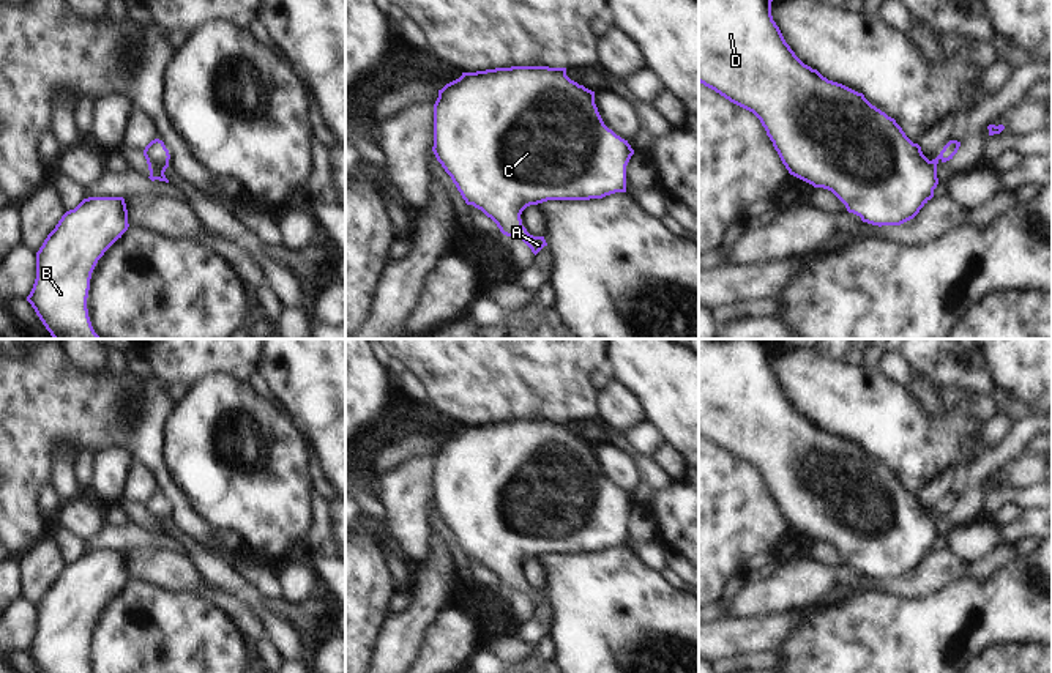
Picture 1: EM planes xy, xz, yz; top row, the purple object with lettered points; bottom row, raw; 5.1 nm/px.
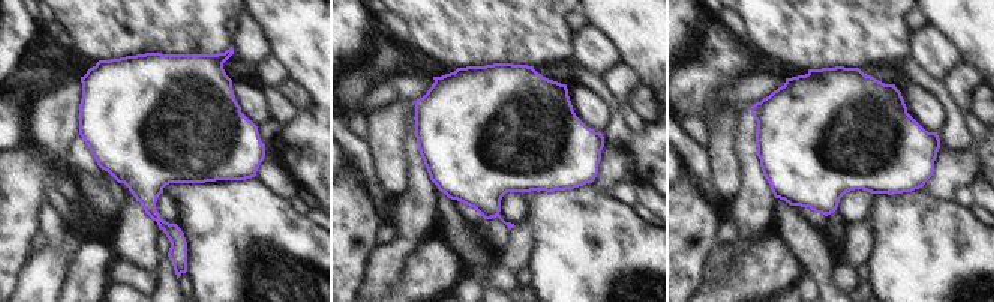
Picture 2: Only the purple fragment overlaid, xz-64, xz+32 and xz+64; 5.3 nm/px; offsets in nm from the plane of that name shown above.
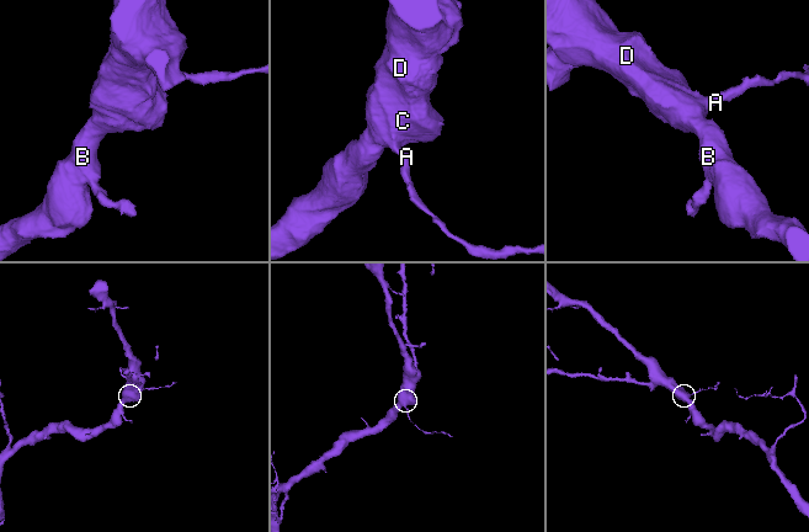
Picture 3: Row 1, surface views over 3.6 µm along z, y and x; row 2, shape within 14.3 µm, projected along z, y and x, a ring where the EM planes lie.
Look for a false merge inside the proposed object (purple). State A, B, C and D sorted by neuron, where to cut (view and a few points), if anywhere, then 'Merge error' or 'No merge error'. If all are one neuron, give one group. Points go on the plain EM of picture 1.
Groups: A B C D. No split. No merge error.

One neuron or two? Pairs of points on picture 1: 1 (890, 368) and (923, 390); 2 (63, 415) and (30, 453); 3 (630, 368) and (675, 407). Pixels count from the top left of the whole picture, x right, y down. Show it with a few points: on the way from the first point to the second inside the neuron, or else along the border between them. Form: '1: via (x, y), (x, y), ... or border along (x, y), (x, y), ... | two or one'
1: via (898, 368), (915, 383) | one
2: via (54, 424), (35, 443) | one
3: via (641, 372), (664, 396) | one

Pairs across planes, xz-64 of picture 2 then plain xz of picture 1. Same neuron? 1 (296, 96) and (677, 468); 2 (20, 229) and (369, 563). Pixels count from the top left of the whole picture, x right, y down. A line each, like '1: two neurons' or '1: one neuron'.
1: one neuron
2: one neuron

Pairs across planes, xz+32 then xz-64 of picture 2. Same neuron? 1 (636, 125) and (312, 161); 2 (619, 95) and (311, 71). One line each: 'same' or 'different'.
1: different
2: different

